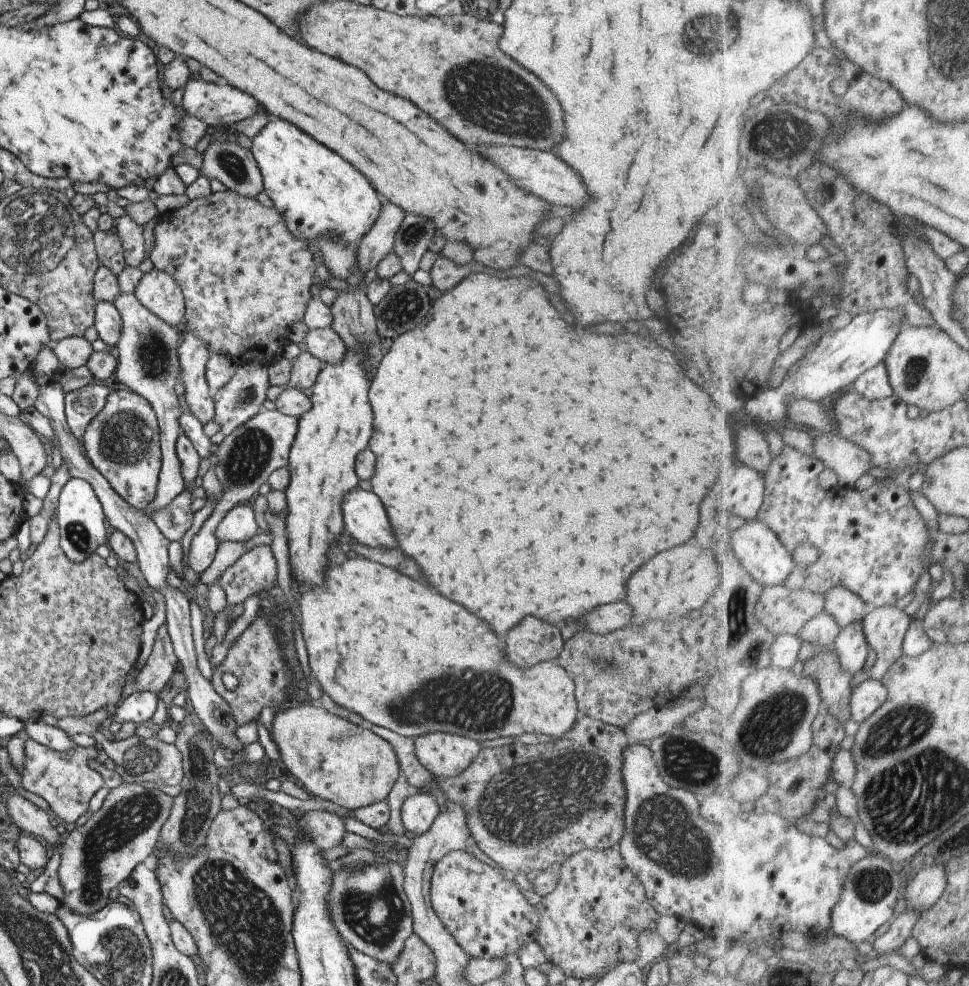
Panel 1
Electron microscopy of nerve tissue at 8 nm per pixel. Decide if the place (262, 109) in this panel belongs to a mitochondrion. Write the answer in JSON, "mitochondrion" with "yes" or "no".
{"mitochondrion":"no"}

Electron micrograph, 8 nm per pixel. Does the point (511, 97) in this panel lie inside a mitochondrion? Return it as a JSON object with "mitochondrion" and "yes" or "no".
{"mitochondrion":"yes"}

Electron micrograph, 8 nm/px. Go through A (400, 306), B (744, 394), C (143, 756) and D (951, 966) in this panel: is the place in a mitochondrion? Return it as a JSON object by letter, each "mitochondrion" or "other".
{"A":"mitochondrion","B":"other","C":"mitochondrion","D":"other"}

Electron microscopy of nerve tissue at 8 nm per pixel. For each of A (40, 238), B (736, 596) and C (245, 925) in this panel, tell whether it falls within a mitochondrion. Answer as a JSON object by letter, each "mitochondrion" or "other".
{"A":"mitochondrion","B":"mitochondrion","C":"mitochondrion"}

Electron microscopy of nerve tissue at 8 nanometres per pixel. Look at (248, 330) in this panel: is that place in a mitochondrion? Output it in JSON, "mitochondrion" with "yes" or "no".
{"mitochondrion":"no"}

